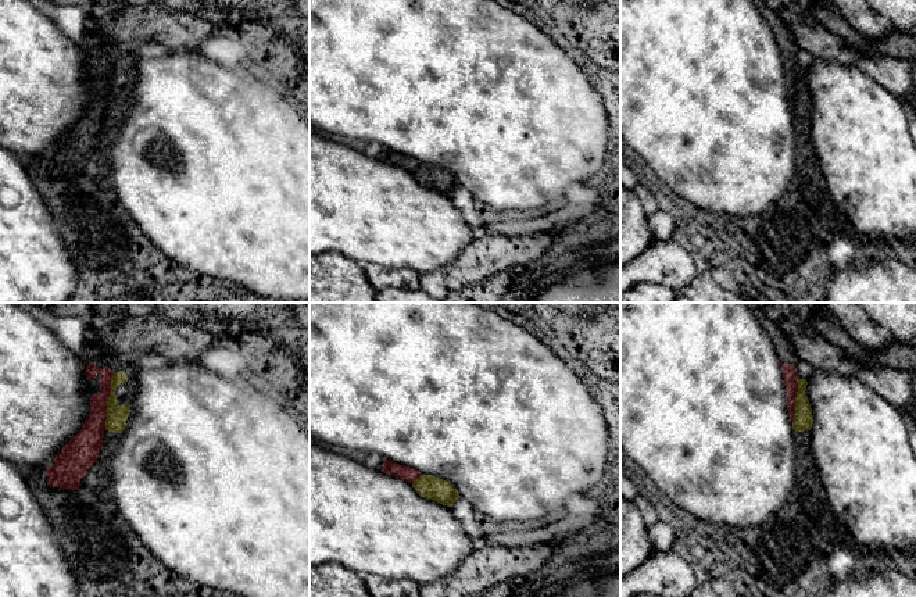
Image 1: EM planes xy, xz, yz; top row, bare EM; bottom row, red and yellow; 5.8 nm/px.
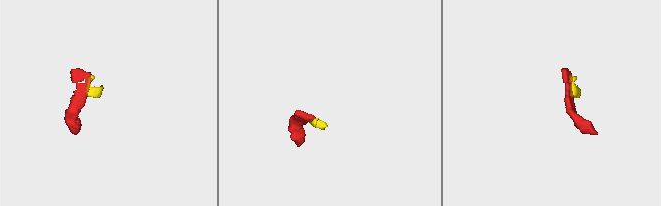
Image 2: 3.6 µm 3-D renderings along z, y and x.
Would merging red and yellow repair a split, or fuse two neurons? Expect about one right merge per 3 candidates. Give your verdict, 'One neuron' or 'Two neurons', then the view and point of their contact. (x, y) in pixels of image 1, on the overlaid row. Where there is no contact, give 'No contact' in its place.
Two neurons. Touches red at xy (107, 400)

